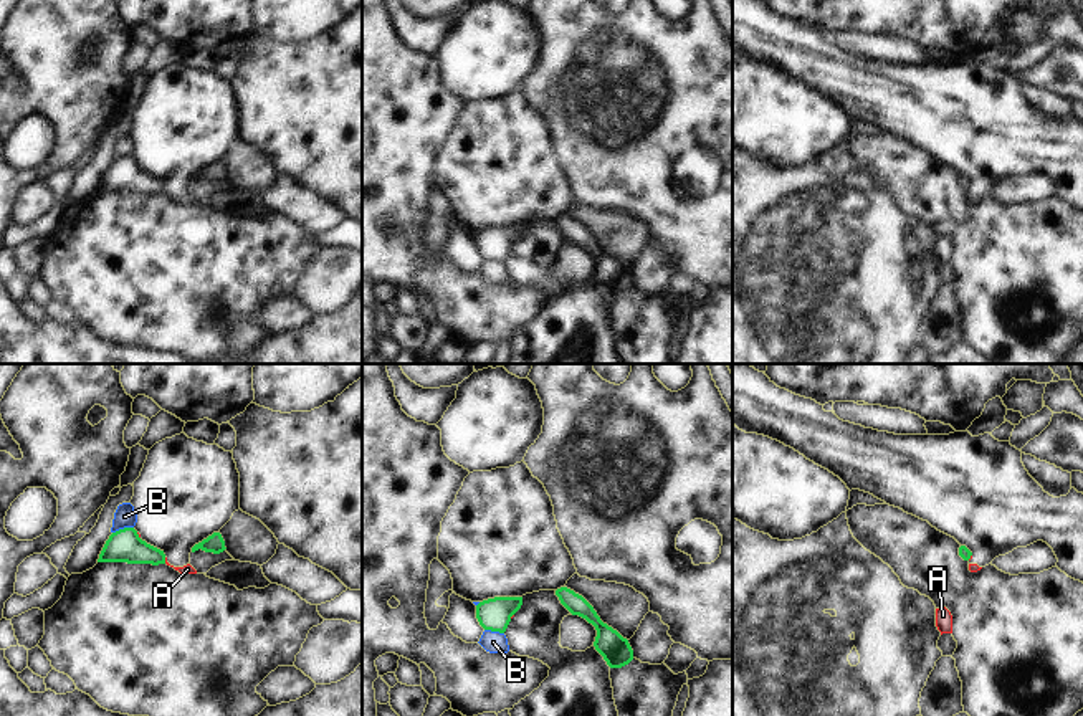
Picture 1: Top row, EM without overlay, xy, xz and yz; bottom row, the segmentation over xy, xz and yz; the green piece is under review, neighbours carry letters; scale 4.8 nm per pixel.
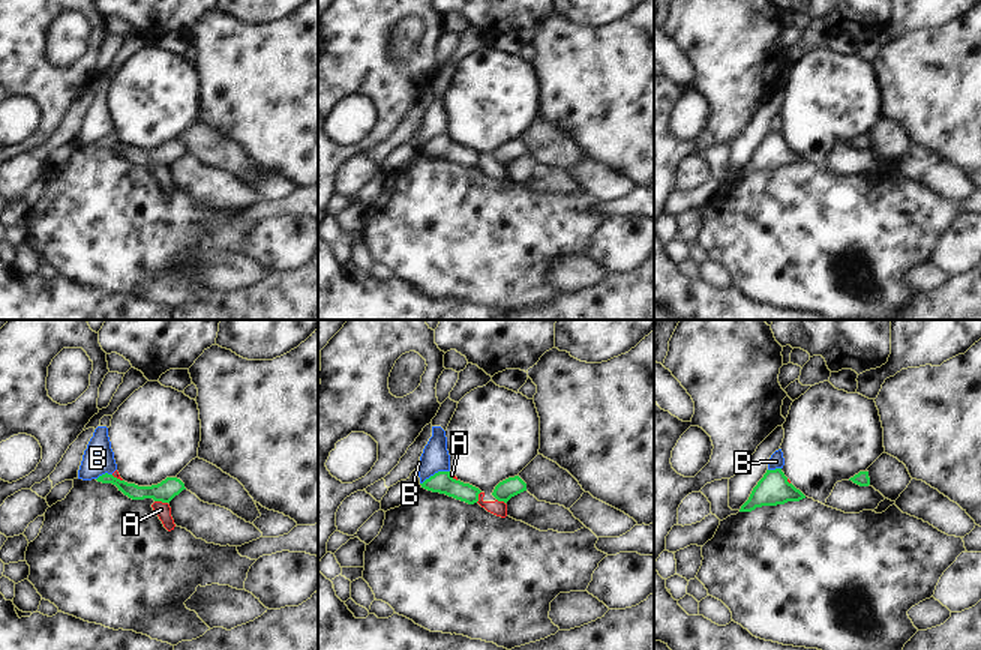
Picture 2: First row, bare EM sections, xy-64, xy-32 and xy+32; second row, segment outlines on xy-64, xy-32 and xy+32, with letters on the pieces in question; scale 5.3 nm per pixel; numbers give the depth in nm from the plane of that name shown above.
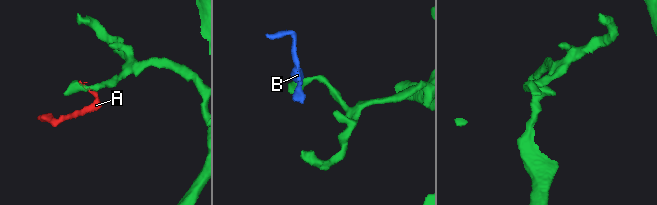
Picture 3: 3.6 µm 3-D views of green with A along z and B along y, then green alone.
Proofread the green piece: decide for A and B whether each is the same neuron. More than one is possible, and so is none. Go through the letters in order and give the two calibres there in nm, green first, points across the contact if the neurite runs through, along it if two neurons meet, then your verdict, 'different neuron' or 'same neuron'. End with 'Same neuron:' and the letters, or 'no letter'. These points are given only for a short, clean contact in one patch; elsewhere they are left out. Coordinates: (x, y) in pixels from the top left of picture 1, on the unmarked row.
A: calibres 160 and 50 nm; border xy (164, 187), (166, 192); different neuron
B: calibres 160 and 110 nm; border xy (133, 156), (124, 156), (113, 162); different neuron
Same neuron: no letter

